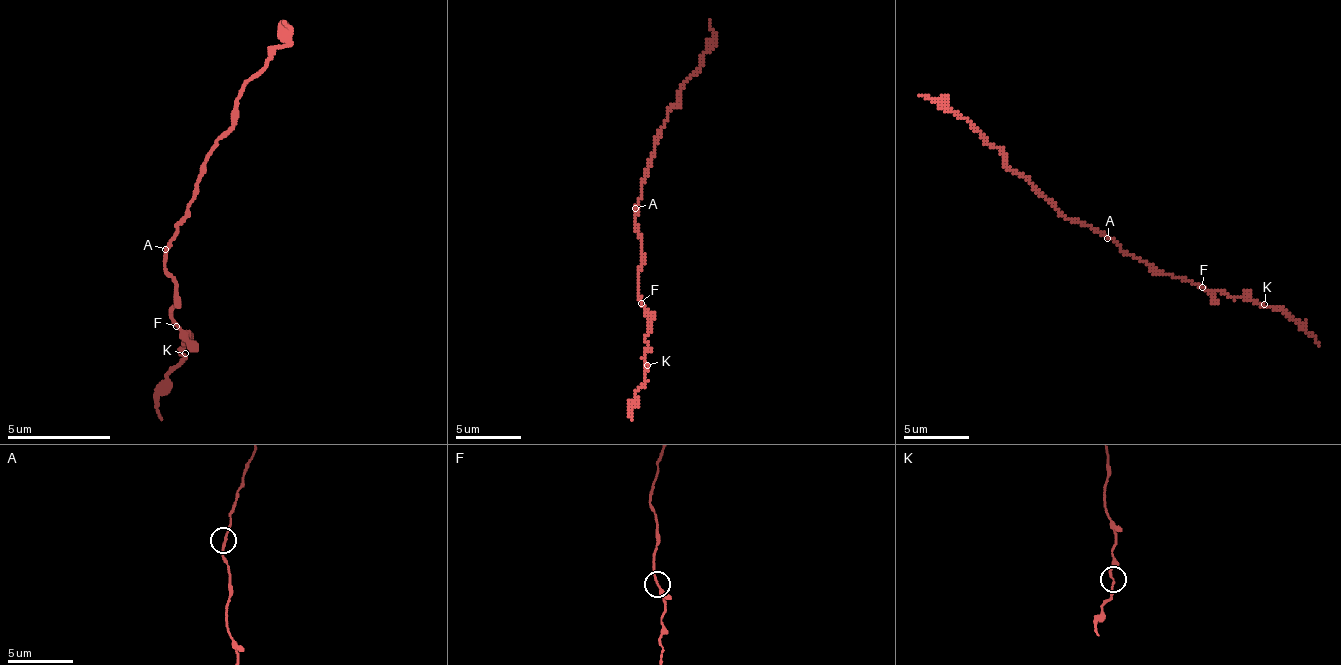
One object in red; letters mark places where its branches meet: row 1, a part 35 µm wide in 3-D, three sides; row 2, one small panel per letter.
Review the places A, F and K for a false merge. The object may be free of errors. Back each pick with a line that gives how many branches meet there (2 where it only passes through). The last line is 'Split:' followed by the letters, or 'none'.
Split: none

